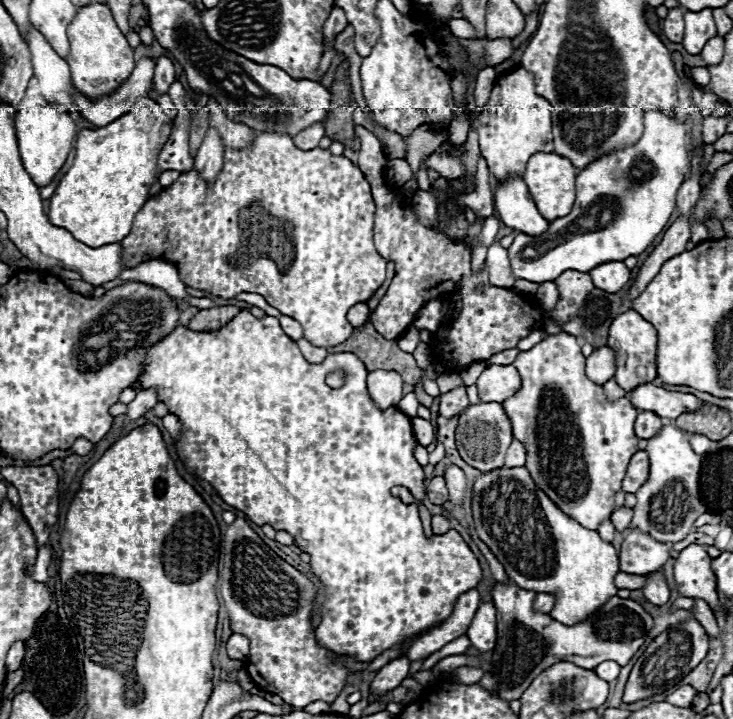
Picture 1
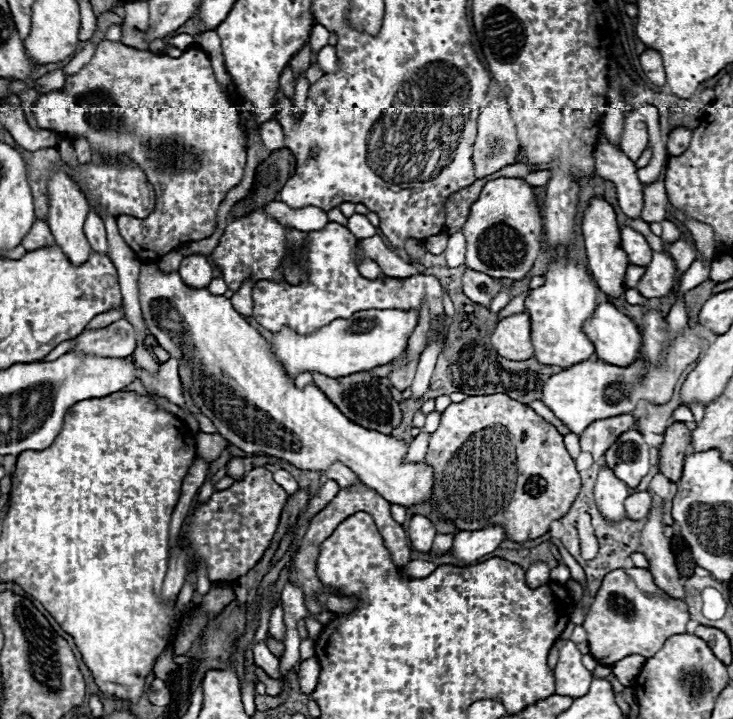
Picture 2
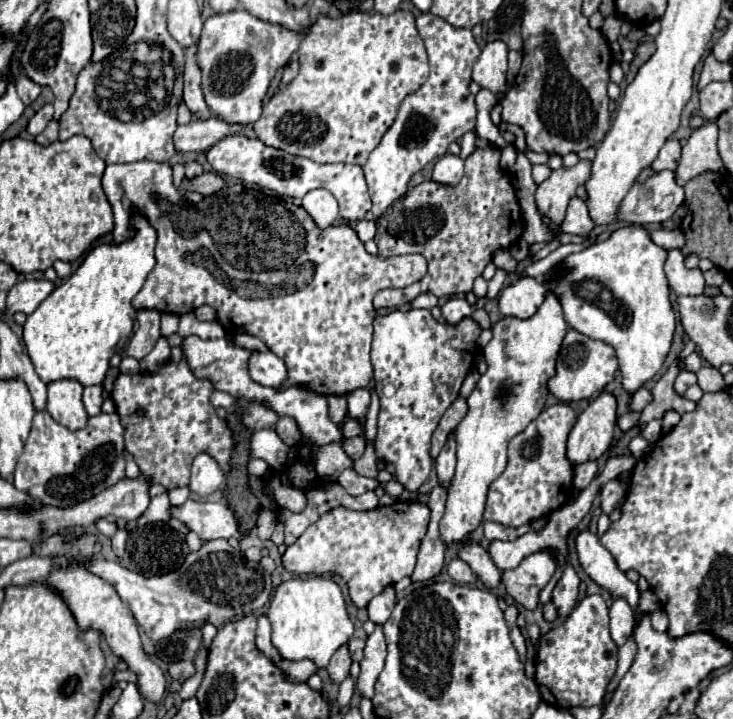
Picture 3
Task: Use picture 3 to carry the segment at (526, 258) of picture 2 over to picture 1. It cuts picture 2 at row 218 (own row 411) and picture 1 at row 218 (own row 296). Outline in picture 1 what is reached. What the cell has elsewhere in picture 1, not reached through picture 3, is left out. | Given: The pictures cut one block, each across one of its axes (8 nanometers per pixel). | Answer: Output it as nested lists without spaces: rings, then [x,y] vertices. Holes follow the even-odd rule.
[[[538,152],[534,154],[528,164],[526,164],[526,170],[522,174],[540,214],[552,222],[556,218],[562,218],[566,216],[570,210],[572,210],[572,204],[574,204],[574,198],[576,198],[576,192],[574,192],[574,182],[576,182],[576,168],[572,168],[570,160],[564,160],[562,156],[556,156],[554,152],[552,154],[546,154],[546,152]]]

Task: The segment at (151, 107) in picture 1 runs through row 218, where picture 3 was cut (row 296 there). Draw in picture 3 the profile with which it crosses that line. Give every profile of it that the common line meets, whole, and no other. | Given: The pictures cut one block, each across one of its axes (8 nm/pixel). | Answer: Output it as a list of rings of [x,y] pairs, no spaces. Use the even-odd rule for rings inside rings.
[[[134,216],[132,228],[136,230],[132,240],[92,248],[72,276],[28,314],[24,344],[44,384],[62,378],[78,380],[82,386],[102,384],[110,368],[110,358],[128,344],[136,318],[130,302],[154,268],[156,246],[156,232],[144,216]]]

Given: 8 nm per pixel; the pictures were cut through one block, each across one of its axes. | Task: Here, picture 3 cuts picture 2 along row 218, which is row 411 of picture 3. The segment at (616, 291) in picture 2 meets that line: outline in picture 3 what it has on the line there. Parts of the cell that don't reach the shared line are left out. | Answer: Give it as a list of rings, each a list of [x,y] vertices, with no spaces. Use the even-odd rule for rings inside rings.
[[[610,392],[598,394],[578,416],[568,436],[568,458],[572,464],[598,460],[612,444],[616,426],[616,398]]]

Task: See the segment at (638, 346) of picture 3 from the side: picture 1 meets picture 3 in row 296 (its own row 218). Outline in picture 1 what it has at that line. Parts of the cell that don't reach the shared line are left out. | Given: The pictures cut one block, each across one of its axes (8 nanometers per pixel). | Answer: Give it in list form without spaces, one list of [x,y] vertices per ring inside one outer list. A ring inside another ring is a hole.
[[[648,110],[644,114],[644,134],[642,138],[618,152],[602,156],[592,162],[584,172],[576,178],[576,202],[568,216],[550,222],[548,232],[544,236],[524,236],[518,234],[508,248],[512,276],[516,280],[528,282],[554,282],[564,270],[590,272],[592,268],[604,262],[624,262],[628,256],[642,254],[652,240],[664,230],[674,208],[676,194],[686,174],[690,172],[690,120],[678,124],[676,118],[668,118],[656,110]]]

